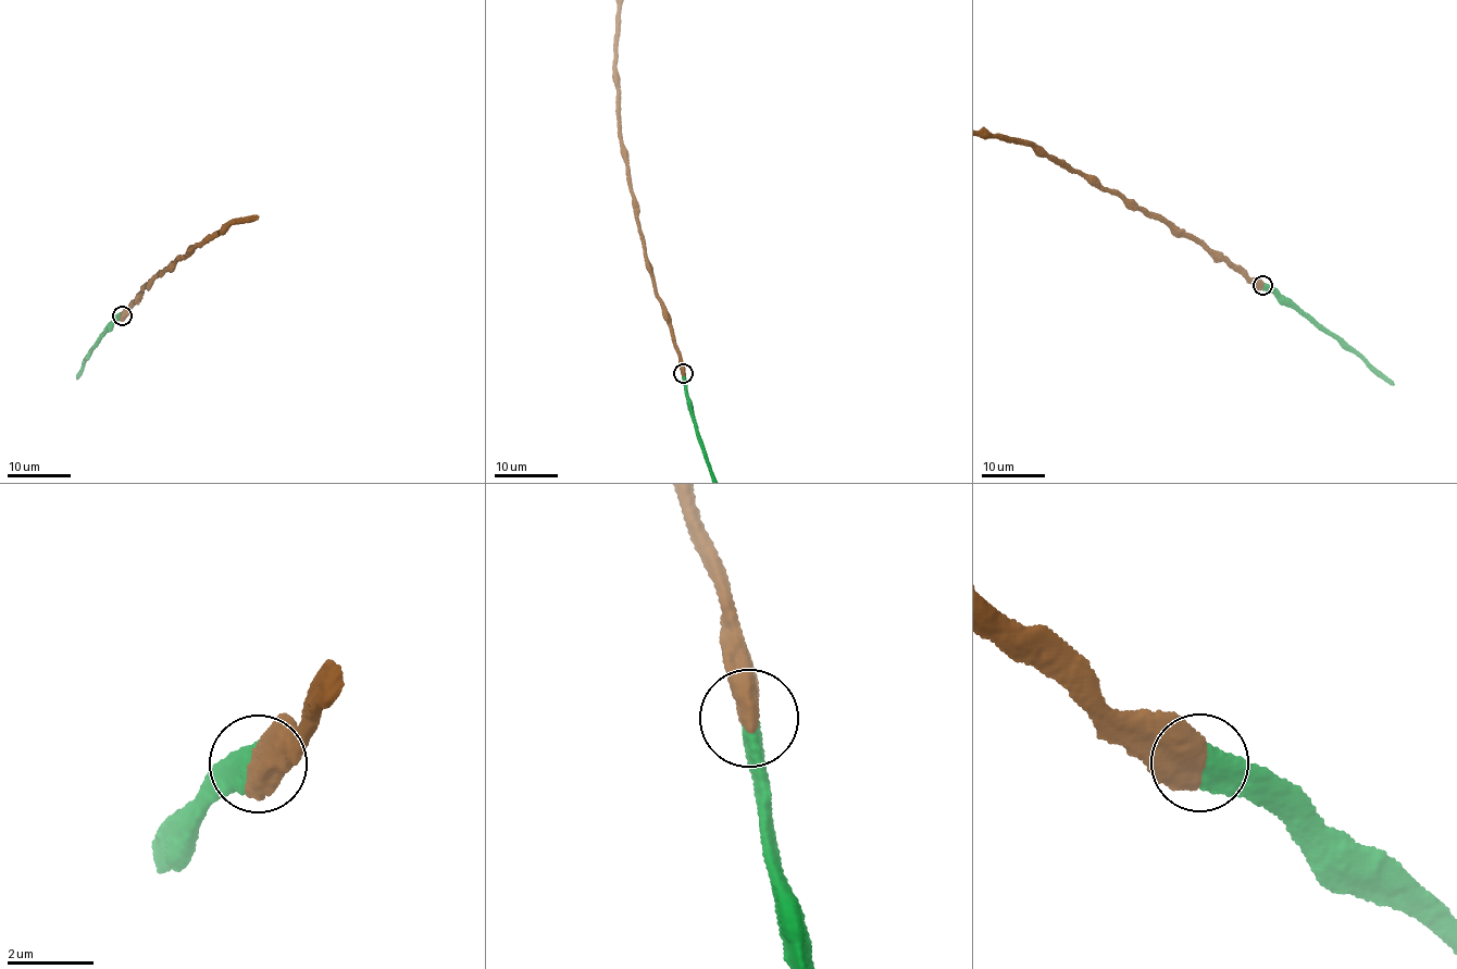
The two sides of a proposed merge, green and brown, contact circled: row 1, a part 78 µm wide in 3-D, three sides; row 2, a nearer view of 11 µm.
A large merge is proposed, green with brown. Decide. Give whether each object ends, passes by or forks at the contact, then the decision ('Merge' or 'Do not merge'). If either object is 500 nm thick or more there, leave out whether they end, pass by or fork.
Merge

